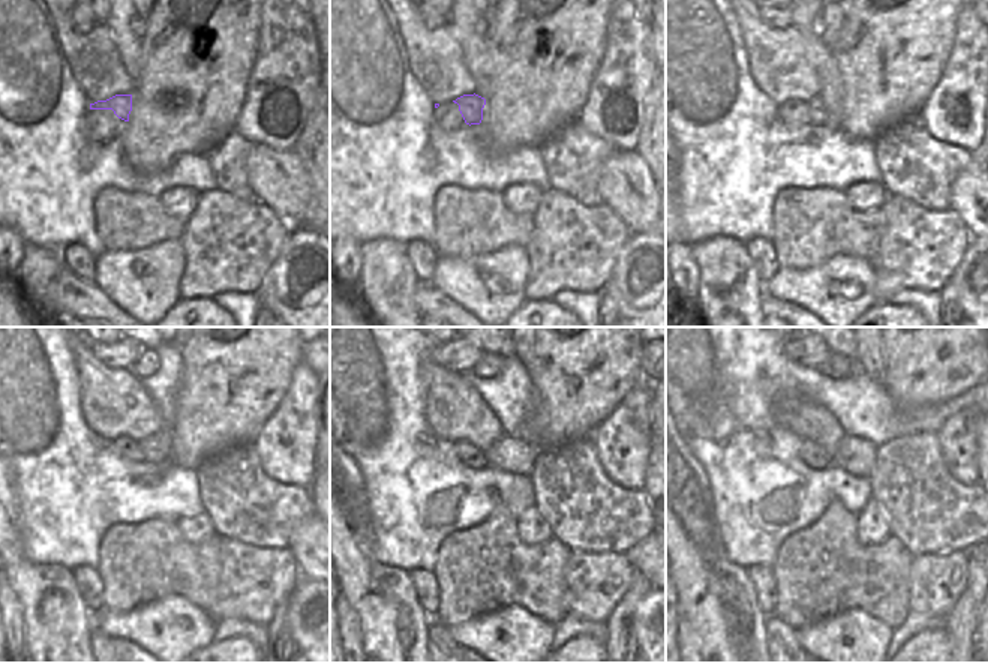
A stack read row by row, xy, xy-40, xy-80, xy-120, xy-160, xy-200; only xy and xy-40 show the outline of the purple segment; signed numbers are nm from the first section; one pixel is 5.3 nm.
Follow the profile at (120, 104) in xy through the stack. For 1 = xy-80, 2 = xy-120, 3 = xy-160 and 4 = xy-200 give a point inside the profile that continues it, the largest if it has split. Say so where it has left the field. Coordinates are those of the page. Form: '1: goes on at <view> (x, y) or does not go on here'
1: goes on at xy-80 (819, 113)
2: goes on at xy-120 (156, 449)
3: goes on at xy-160 (514, 455)
4: goes on at xy-200 (853, 455)

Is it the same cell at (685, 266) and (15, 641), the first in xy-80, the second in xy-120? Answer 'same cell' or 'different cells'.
same cell

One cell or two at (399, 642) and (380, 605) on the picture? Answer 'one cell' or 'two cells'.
one cell

